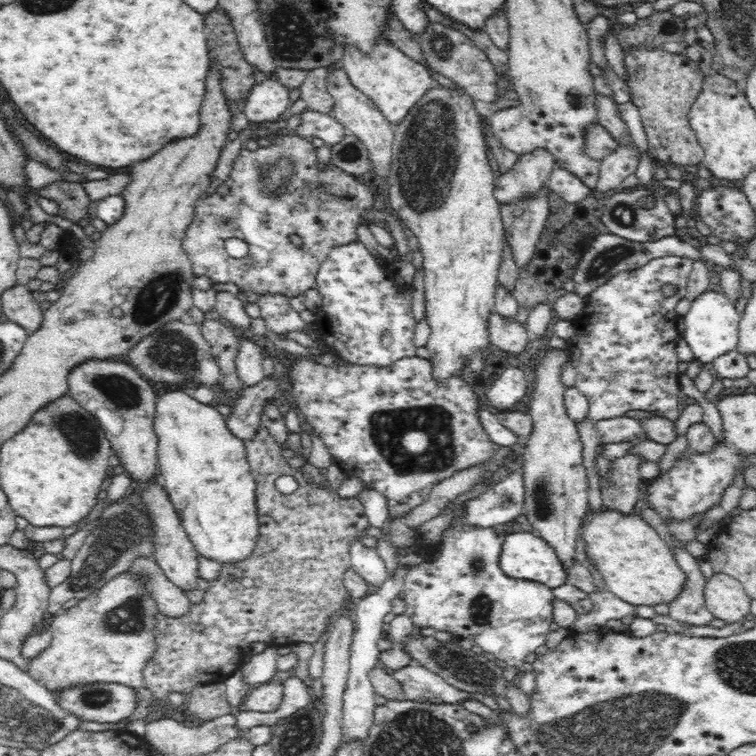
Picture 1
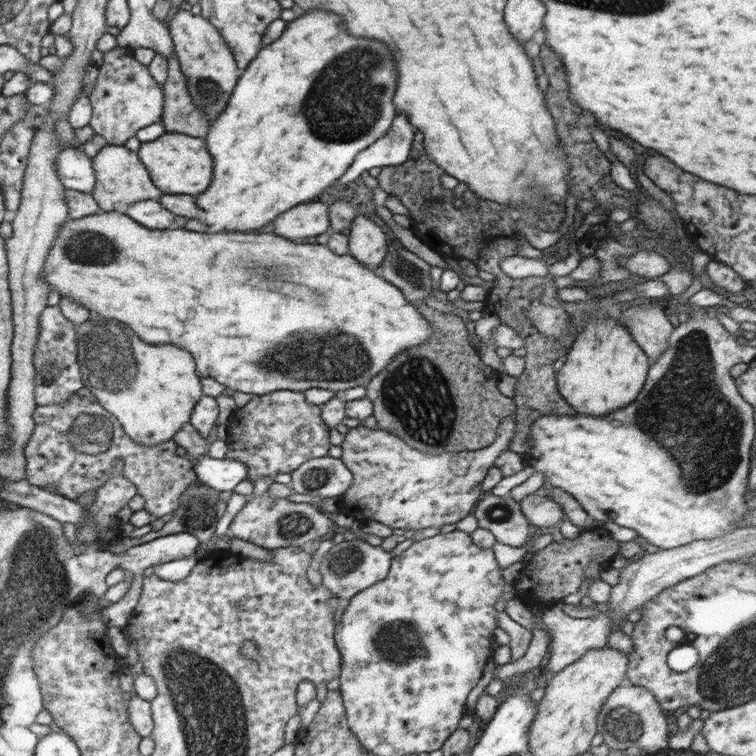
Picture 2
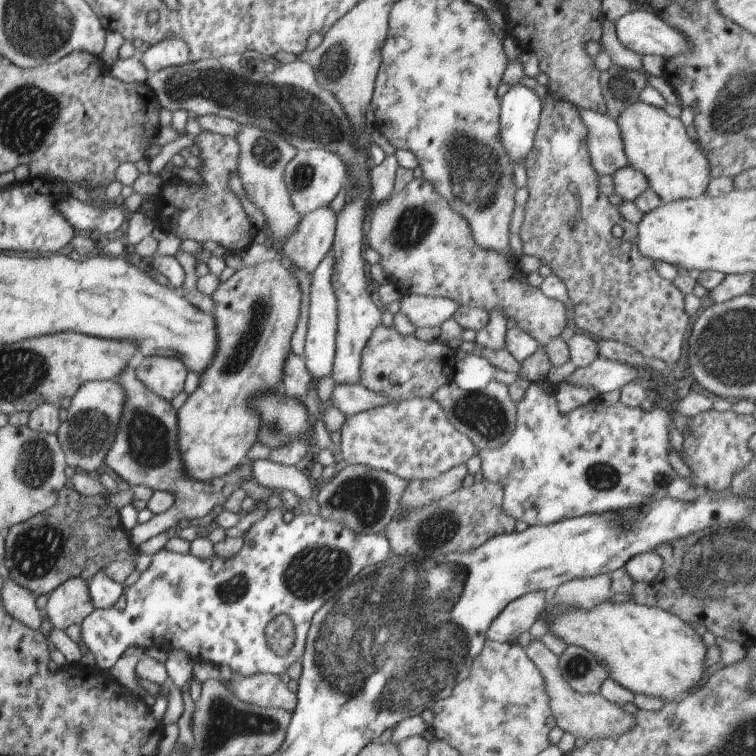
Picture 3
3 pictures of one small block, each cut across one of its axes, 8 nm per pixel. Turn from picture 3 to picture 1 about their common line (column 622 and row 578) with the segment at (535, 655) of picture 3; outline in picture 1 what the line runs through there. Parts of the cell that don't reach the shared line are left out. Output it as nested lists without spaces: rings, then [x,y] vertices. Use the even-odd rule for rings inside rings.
[[[714,573],[703,590],[708,611],[716,617],[734,624],[750,614],[751,599],[742,584],[723,573]]]

